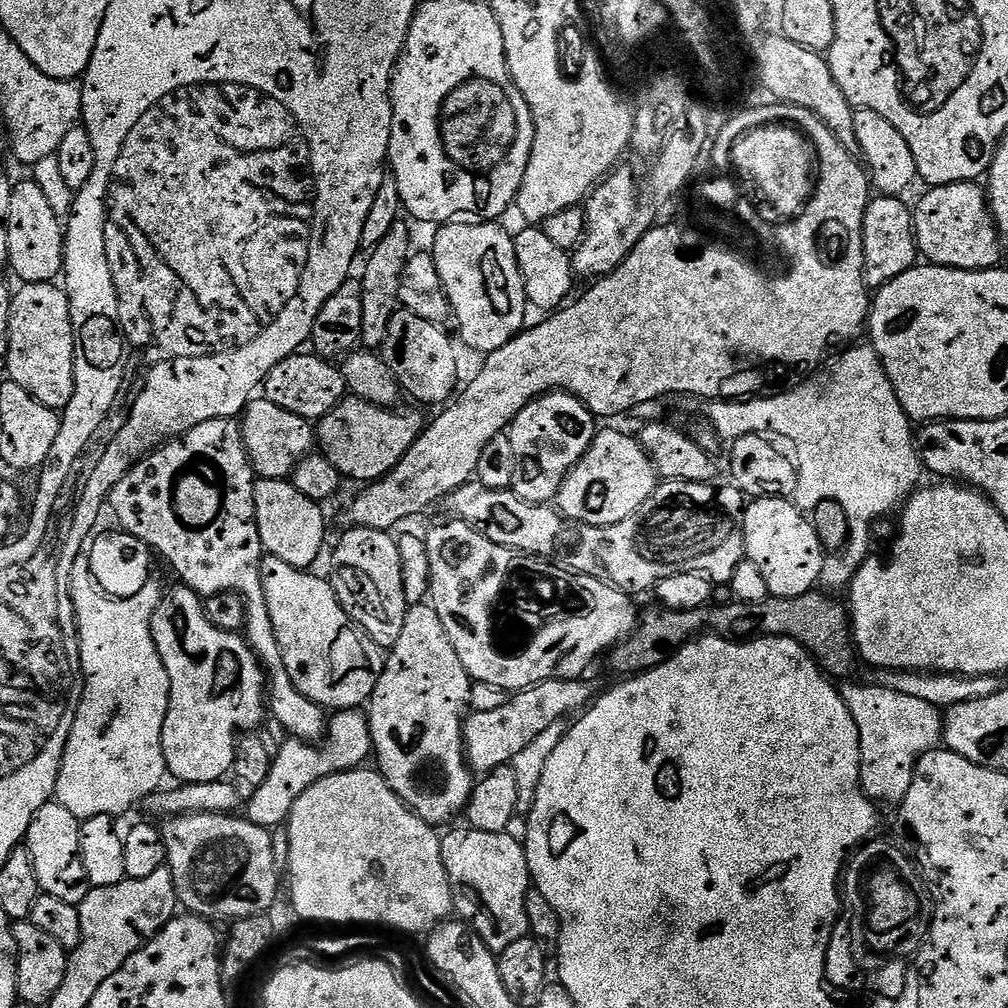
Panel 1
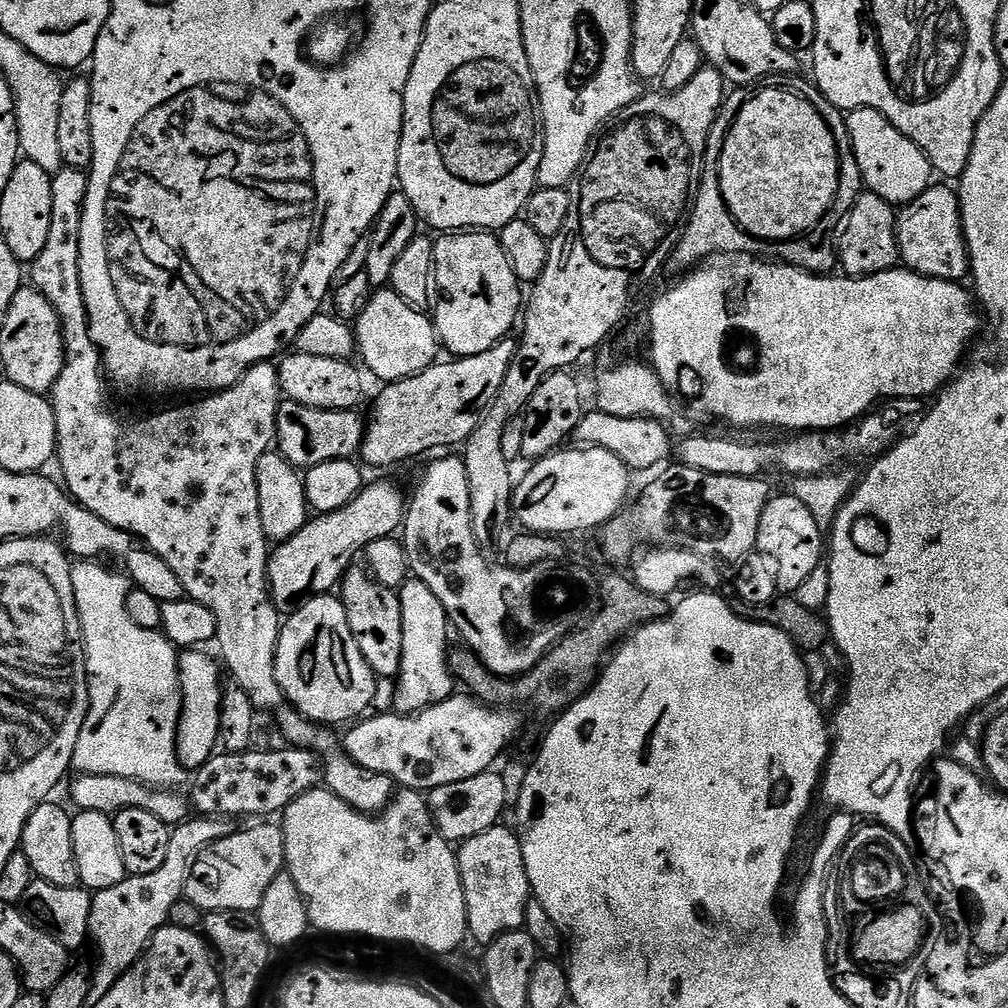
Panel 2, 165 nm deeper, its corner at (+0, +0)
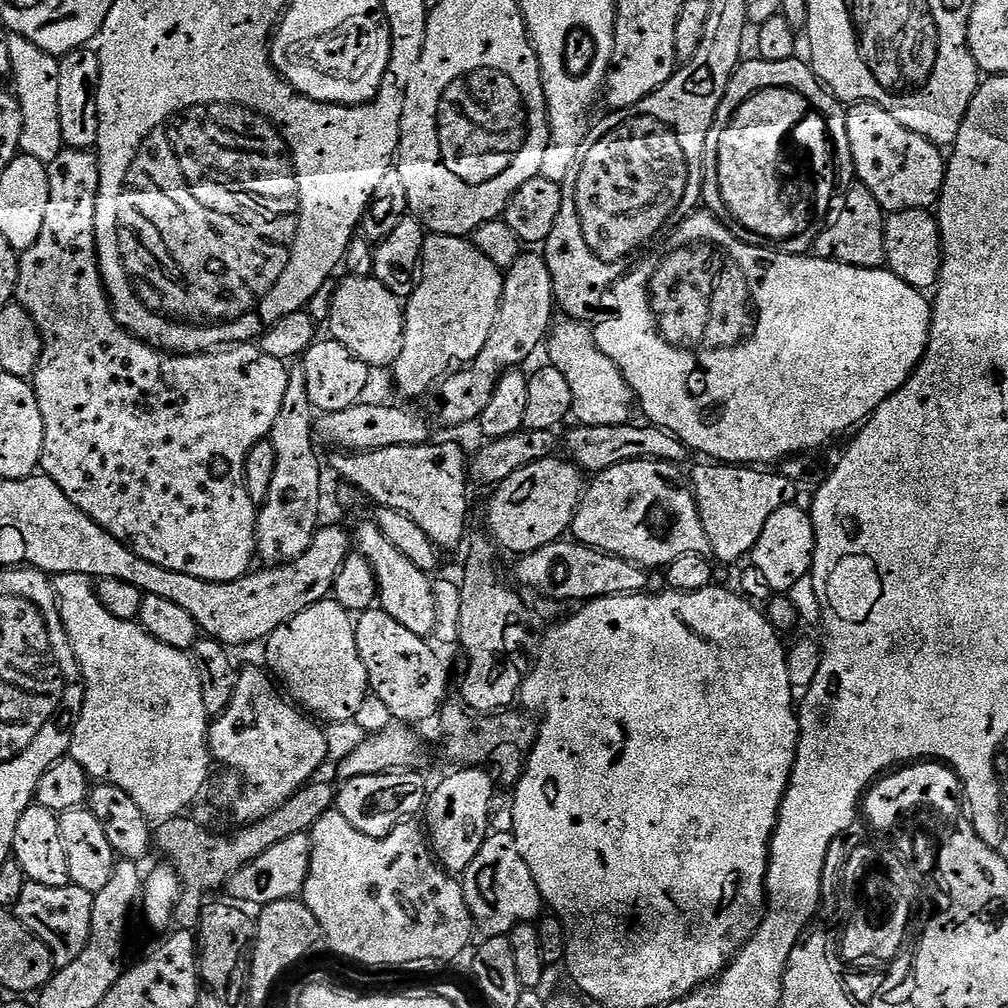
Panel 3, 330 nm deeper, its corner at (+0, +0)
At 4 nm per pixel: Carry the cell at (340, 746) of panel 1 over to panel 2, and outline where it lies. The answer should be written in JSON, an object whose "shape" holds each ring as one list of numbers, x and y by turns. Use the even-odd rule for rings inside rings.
{"shape":[[189,818,172,828,170,850,166,853,162,870,141,876,127,875,122,882,118,882,118,886,110,886,110,890,93,895,88,935,91,947,96,947,96,965,90,968,89,1005,95,1006,99,1000,106,998,106,994,110,994,114,982,118,982,118,978,129,972,143,956,152,943,153,934,169,923,168,915,184,896,193,861,209,844,237,831,237,821,232,818]]}

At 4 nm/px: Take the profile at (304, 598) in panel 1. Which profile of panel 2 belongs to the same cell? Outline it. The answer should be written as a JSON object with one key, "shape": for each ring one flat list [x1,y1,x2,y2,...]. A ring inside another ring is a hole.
{"shape":[[332,594,307,600,283,621,276,651,276,677,285,701,307,720,325,726,347,725,363,717,376,696,378,683,376,673,358,650,358,642,354,642,344,603]]}

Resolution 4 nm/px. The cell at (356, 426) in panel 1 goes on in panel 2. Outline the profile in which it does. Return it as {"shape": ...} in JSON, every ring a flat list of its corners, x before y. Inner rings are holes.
{"shape":[[505,338,490,350,482,354,449,359,449,364,437,362,431,364,424,372,411,376,405,380,394,380,376,400,372,408,372,417,369,415,364,430,364,441,360,443,359,455,364,456,363,463,372,468,392,468,403,460,412,460,423,452,432,452,435,448,448,450,451,444,463,445,473,434,490,402,505,381,506,372,510,369,511,360,515,356,517,341]]}

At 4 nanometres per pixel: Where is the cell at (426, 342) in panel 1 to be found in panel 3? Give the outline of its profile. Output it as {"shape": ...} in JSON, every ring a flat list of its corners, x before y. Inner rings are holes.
{"shape":[[349,275,332,293,332,303,326,327,329,328,331,339,342,342,350,354,354,354,360,361,367,364,369,369,384,368,395,361,396,356,404,345,404,309,401,297,395,296,382,282,366,276]]}

